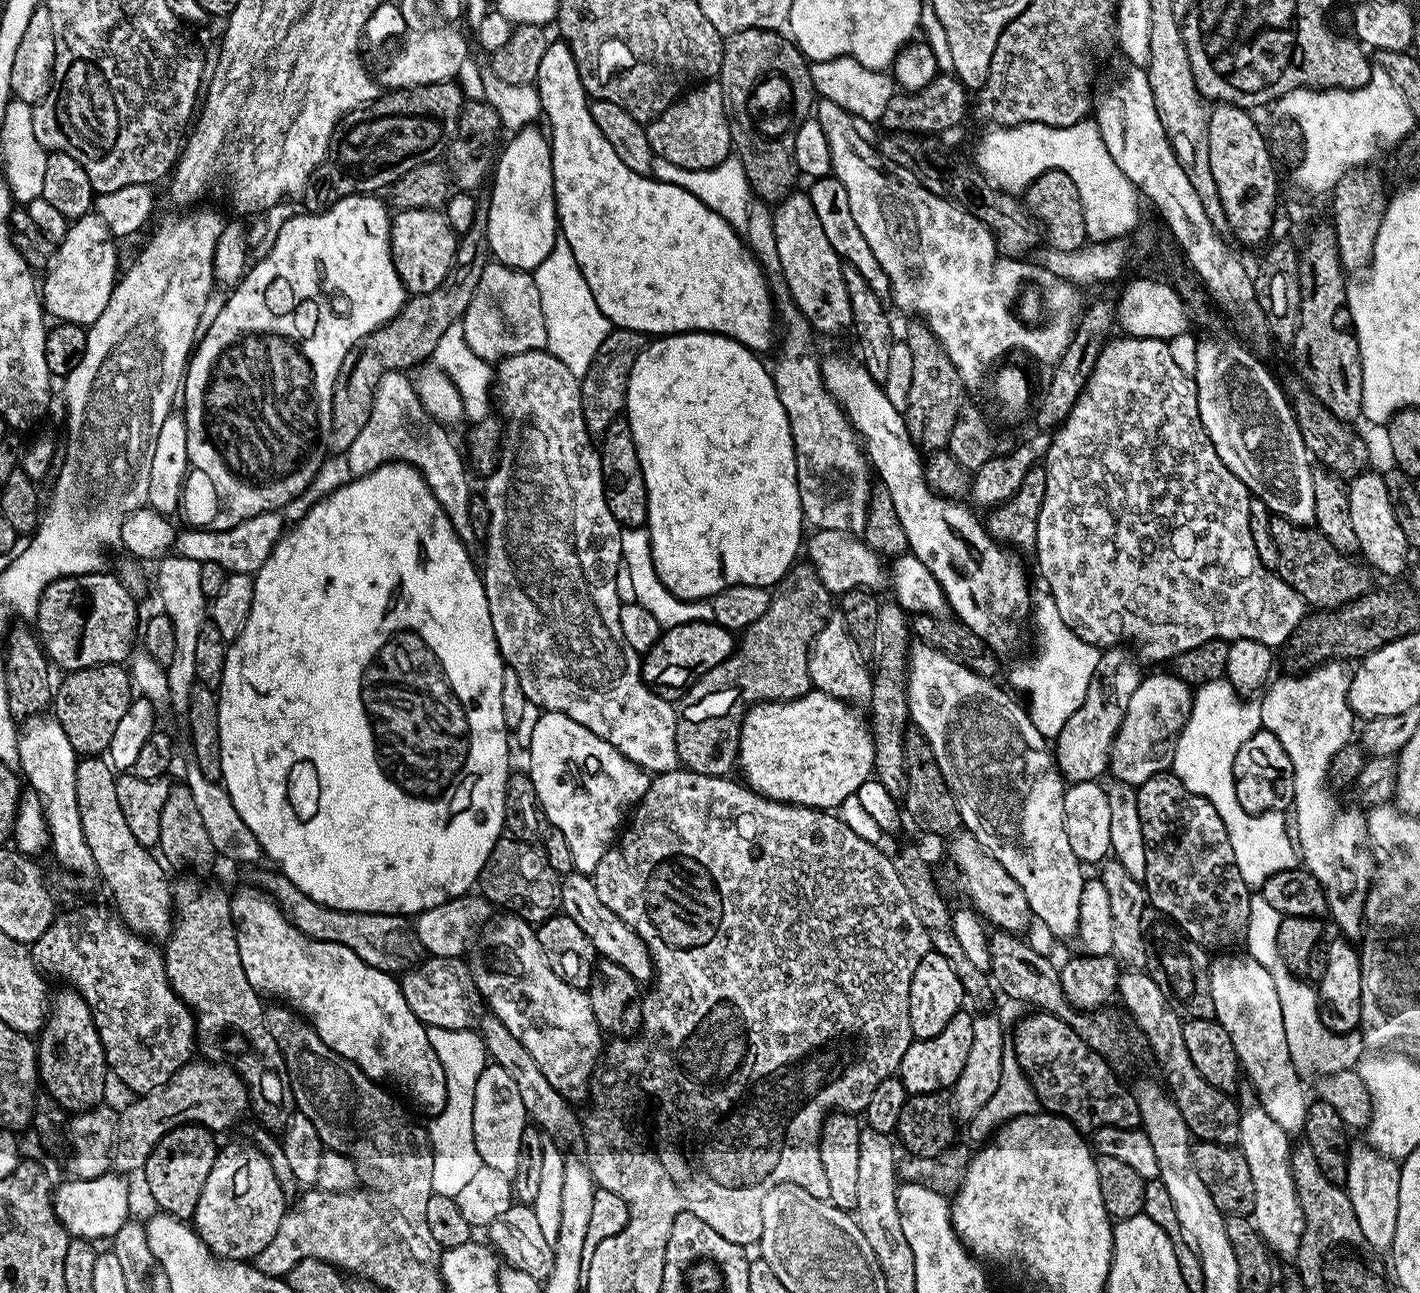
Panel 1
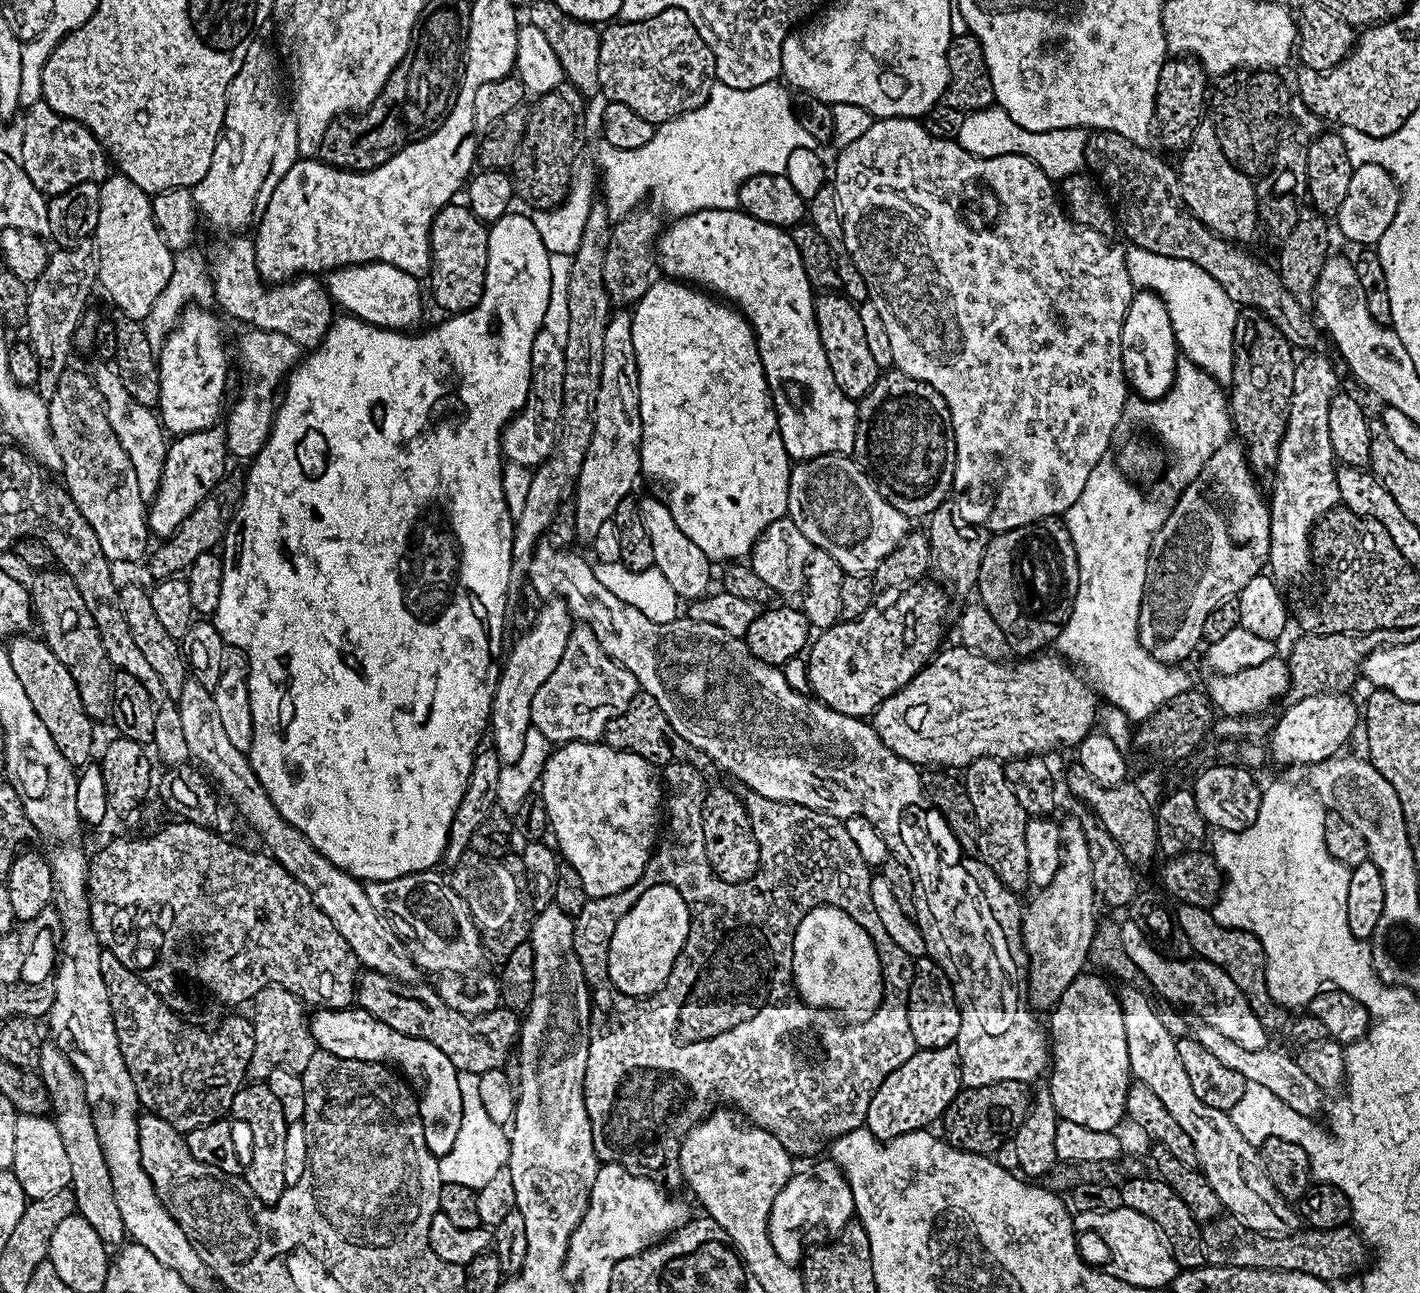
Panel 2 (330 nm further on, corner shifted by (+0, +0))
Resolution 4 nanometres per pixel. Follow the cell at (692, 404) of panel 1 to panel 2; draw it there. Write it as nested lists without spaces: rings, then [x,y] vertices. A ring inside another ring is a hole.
[[[642,294],[642,298],[631,309],[632,314],[632,337],[634,338],[634,354],[636,355],[636,365],[638,366],[638,398],[640,399],[640,417],[642,418],[642,438],[640,439],[640,471],[646,477],[656,483],[655,491],[658,493],[659,499],[663,500],[665,506],[670,510],[670,514],[674,518],[674,522],[678,522],[678,530],[682,530],[682,534],[686,534],[686,538],[690,538],[690,542],[694,542],[694,546],[698,546],[698,550],[702,550],[702,554],[706,554],[709,560],[713,562],[736,562],[741,558],[747,557],[754,548],[757,540],[763,535],[764,531],[775,522],[776,519],[782,519],[788,511],[788,473],[790,471],[790,457],[776,456],[776,435],[779,432],[768,432],[768,422],[772,422],[776,417],[776,408],[772,405],[772,395],[768,393],[768,383],[766,382],[766,374],[764,367],[760,361],[758,354],[758,346],[756,345],[756,335],[753,332],[748,338],[682,338],[682,314],[676,312],[676,326],[670,326],[664,314],[648,314],[648,296]]]

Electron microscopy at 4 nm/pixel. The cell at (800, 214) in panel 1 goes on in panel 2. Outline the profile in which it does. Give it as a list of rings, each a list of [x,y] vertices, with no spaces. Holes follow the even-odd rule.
[[[828,290],[815,297],[816,325],[826,362],[830,362],[830,374],[834,374],[834,382],[838,382],[838,390],[842,390],[842,394],[849,396],[853,402],[859,402],[872,389],[874,382],[882,375],[882,370],[866,346],[859,307],[847,296],[836,294]]]

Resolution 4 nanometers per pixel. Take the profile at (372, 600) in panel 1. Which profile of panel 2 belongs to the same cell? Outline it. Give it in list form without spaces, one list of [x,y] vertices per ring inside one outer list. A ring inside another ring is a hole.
[[[509,214],[495,220],[488,228],[488,269],[486,270],[484,293],[476,307],[471,308],[470,311],[449,315],[445,324],[440,324],[437,328],[430,329],[429,332],[417,331],[415,334],[379,328],[377,325],[357,320],[355,316],[349,314],[341,315],[341,320],[340,317],[333,319],[332,326],[328,329],[328,333],[324,336],[319,348],[309,351],[286,377],[288,393],[285,394],[284,401],[281,404],[279,401],[272,418],[272,422],[296,422],[292,436],[288,440],[286,452],[260,452],[257,456],[252,457],[247,465],[247,468],[249,467],[248,477],[243,477],[242,480],[243,495],[239,500],[238,507],[231,513],[230,519],[227,521],[227,535],[222,543],[222,559],[224,562],[222,599],[218,601],[214,623],[229,649],[241,648],[244,651],[245,658],[243,657],[243,659],[246,661],[248,669],[250,714],[254,718],[252,745],[246,754],[248,763],[252,765],[258,782],[262,782],[270,802],[274,802],[280,816],[286,818],[286,822],[290,822],[290,826],[297,828],[334,866],[338,866],[349,876],[355,876],[361,882],[397,880],[403,876],[424,874],[427,873],[427,868],[434,867],[436,863],[439,865],[443,861],[446,842],[450,834],[450,824],[454,822],[454,814],[462,802],[462,794],[466,794],[466,786],[472,769],[472,758],[481,747],[480,735],[483,732],[485,735],[490,724],[492,699],[498,679],[498,657],[502,650],[490,650],[488,648],[488,632],[499,632],[496,629],[496,600],[510,600],[508,583],[512,573],[512,534],[514,531],[514,517],[508,513],[506,498],[502,494],[502,474],[504,470],[500,451],[500,436],[503,434],[508,421],[523,408],[528,397],[530,382],[532,381],[530,354],[534,346],[534,338],[543,329],[546,306],[550,306],[550,255],[548,250],[538,236],[531,215],[515,216],[515,214]],[[324,820],[332,820],[332,824],[336,824],[336,828],[340,828],[340,832],[318,830],[318,826]]]

